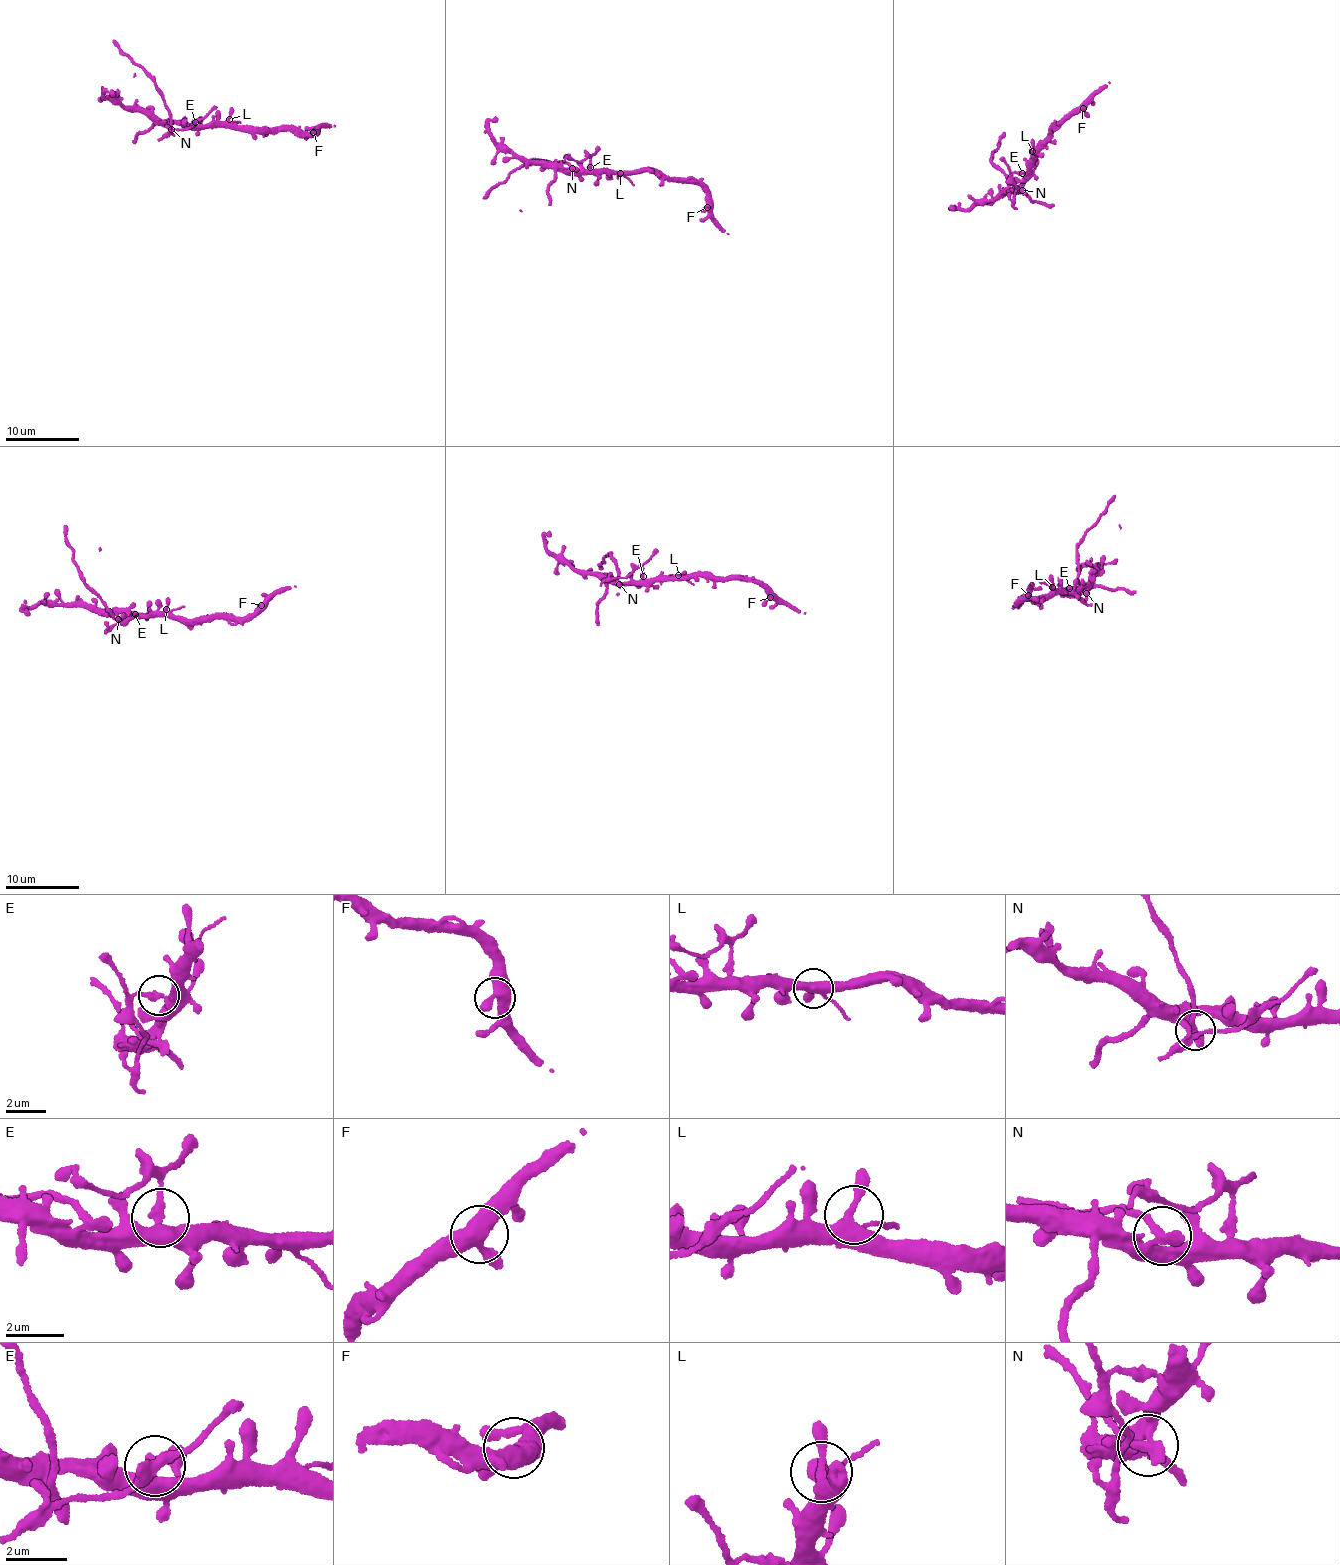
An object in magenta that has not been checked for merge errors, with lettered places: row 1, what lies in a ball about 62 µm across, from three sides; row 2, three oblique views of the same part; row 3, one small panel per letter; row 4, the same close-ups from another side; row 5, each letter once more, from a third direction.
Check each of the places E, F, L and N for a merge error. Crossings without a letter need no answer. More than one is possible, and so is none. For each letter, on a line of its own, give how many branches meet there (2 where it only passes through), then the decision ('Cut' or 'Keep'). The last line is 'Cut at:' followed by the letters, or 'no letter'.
E: Branches: 2. Cut
F: Branches: 3. Keep
L: Branches: 4. Keep
N: Branches: 2. Cut
Cut at: E, N

